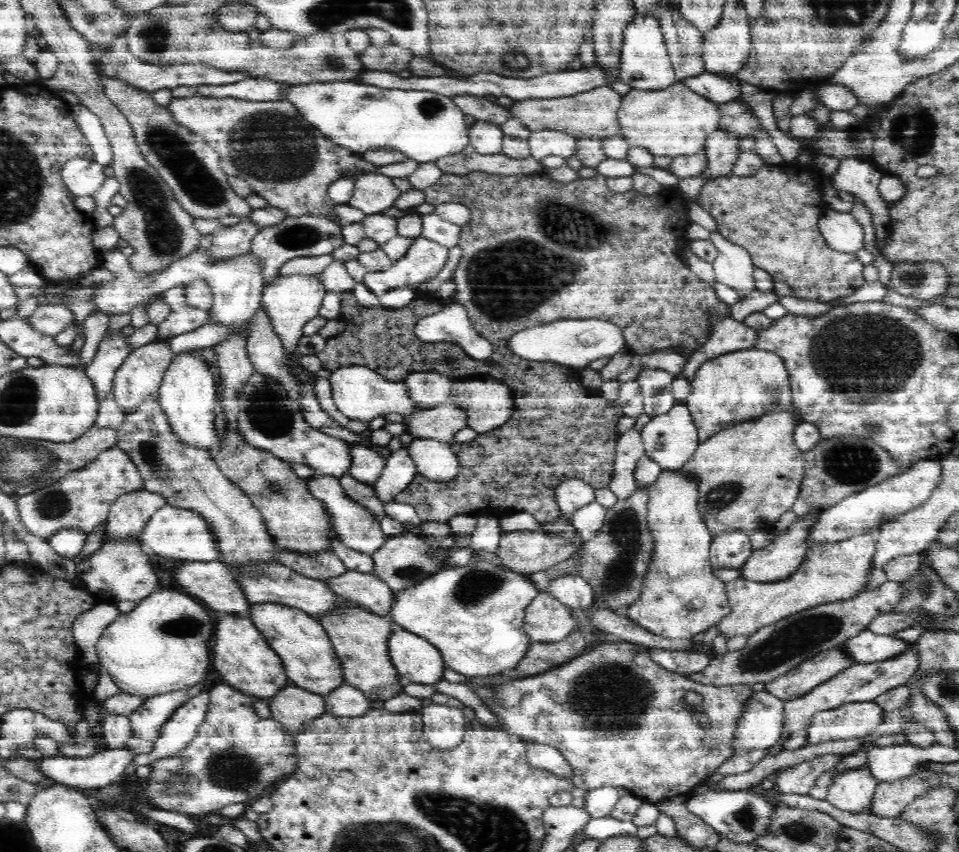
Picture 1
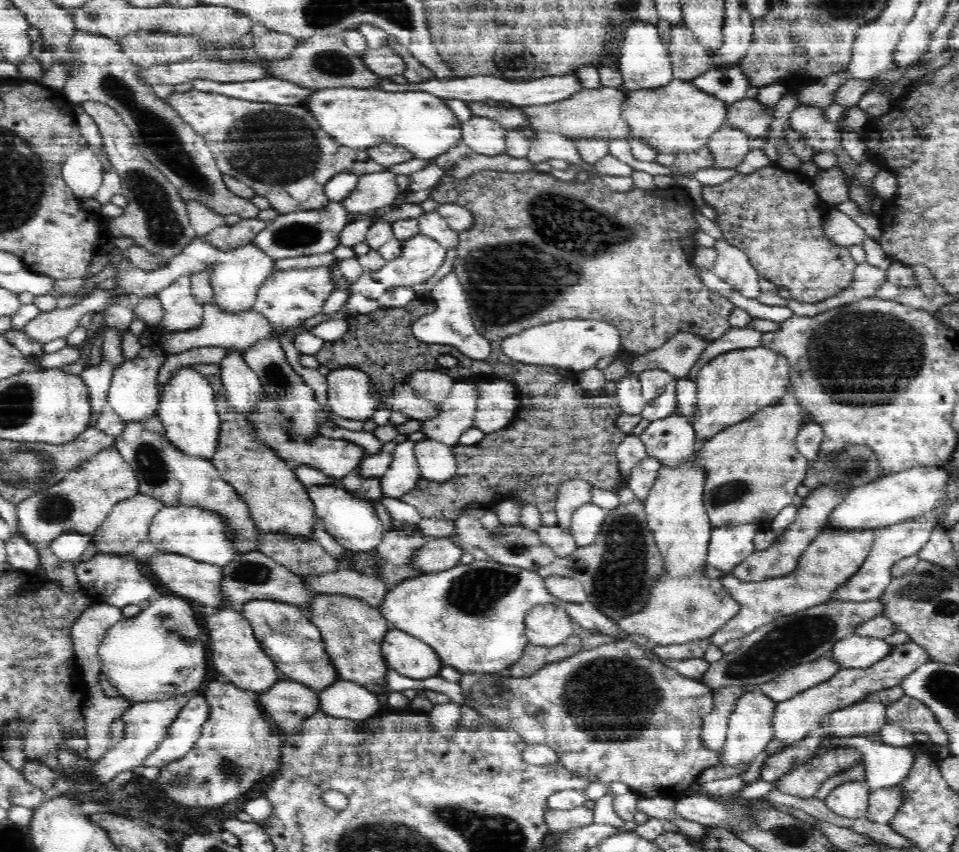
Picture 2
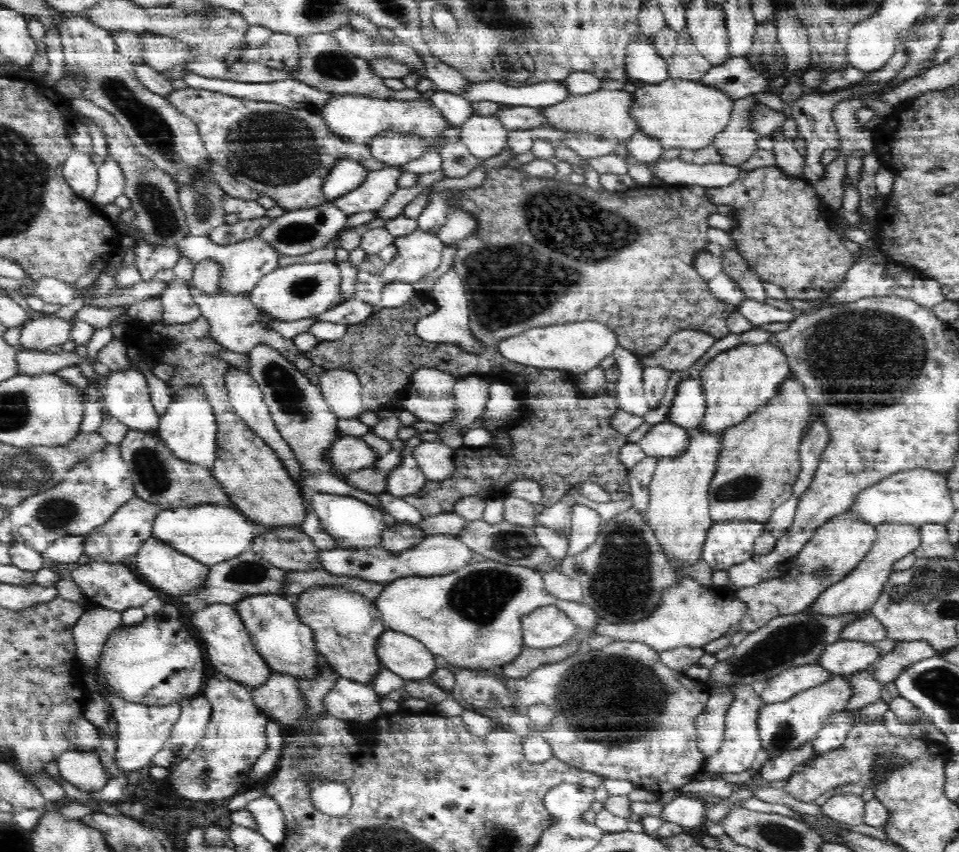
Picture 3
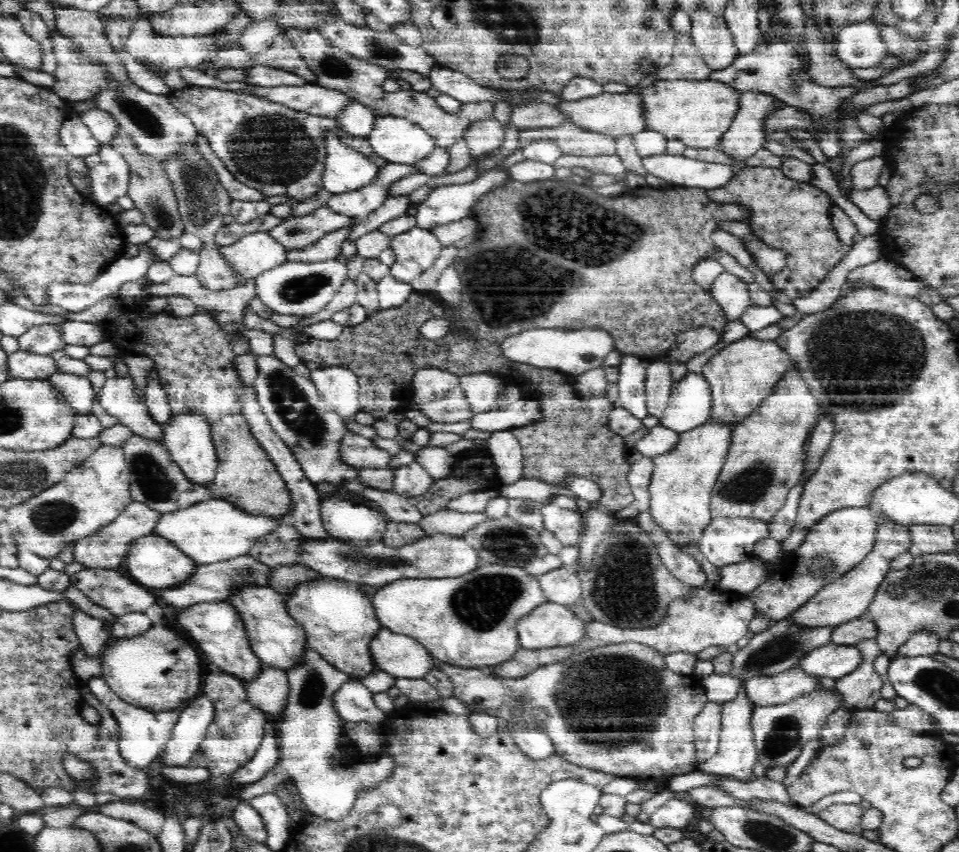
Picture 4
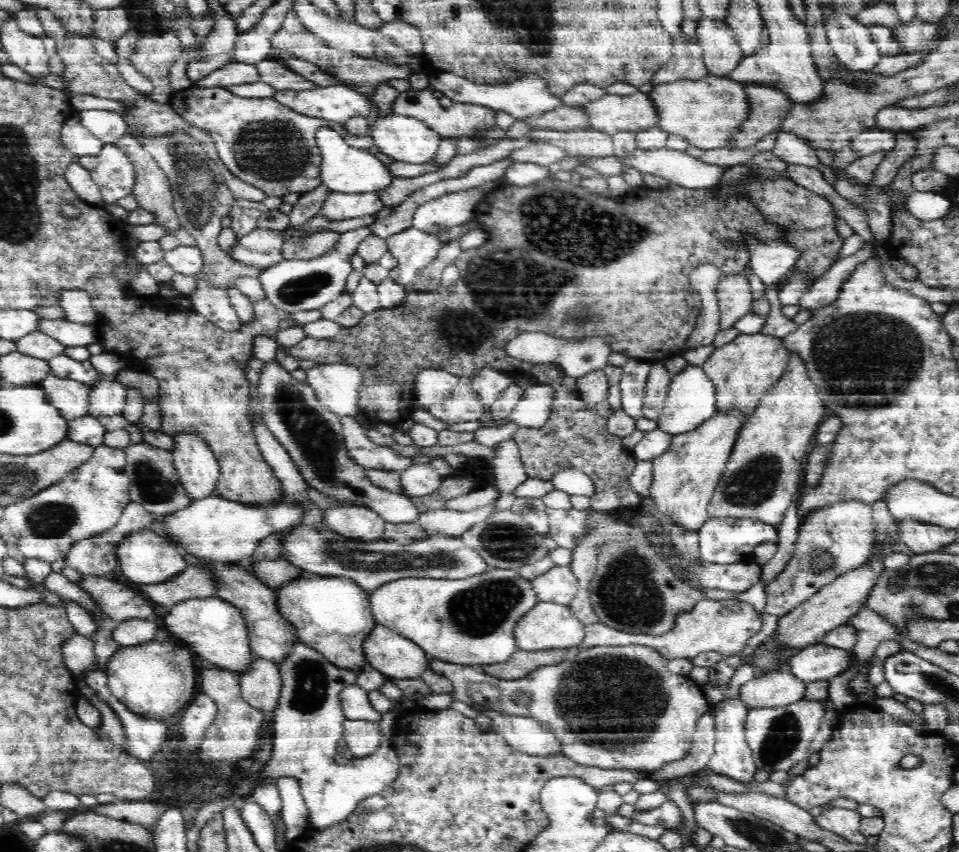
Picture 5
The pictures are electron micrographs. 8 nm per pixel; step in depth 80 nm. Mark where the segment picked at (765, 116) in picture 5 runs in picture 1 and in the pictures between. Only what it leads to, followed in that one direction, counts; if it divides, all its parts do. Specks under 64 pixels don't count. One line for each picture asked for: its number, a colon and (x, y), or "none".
1: (722, 150)
2: (728, 145)
3: (736, 143)
4: (746, 135)

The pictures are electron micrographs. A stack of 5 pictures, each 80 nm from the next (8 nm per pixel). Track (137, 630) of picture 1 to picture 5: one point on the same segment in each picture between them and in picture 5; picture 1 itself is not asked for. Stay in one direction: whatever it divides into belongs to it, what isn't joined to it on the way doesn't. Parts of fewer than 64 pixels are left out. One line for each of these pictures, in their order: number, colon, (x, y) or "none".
2: (157, 654)
3: (160, 661)
4: (158, 670)
5: (154, 680)

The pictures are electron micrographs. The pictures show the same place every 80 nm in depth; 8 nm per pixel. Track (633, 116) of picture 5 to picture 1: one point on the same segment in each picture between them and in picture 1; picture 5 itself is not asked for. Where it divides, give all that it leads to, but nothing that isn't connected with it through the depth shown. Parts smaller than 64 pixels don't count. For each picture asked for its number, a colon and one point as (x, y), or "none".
1: (593, 113)
2: (596, 113)
3: (605, 113)
4: (614, 114)

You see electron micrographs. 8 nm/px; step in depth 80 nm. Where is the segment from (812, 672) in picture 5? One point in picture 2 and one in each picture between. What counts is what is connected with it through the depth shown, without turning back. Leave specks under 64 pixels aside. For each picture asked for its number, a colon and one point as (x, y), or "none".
2: (857, 652)
3: (845, 657)
4: (834, 661)

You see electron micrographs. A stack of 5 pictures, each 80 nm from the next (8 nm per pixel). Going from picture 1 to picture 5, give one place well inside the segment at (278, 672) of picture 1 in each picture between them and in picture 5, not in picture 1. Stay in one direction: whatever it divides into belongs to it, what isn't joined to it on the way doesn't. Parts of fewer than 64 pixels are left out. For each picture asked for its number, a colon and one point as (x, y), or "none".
2: (238, 656)
3: (229, 648)
4: (217, 628)
5: (216, 631)

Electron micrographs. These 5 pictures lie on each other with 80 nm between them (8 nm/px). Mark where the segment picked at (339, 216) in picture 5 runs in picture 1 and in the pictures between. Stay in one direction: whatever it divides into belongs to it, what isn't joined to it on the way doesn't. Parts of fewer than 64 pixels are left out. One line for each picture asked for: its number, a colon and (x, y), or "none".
1: (374, 193)
2: (377, 190)
3: (380, 184)
4: (360, 203)

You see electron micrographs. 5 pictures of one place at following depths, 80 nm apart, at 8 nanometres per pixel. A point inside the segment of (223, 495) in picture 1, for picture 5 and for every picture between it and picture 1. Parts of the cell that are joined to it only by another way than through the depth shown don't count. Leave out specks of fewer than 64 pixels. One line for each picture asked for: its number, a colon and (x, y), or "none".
2: (178, 479)
3: (160, 477)
4: (156, 479)
5: (155, 484)

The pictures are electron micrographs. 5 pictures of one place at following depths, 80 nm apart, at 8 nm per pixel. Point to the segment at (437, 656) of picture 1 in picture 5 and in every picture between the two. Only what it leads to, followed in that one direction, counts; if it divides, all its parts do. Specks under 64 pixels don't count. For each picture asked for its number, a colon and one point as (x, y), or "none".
2: (408, 655)
3: (404, 655)
4: (401, 656)
5: (394, 655)

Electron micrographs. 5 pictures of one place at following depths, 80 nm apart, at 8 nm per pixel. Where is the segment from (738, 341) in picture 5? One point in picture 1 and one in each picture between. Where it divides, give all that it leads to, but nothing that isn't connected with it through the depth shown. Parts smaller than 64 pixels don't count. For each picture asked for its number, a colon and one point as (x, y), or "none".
1: (735, 387)
2: (736, 384)
3: (736, 382)
4: (741, 375)

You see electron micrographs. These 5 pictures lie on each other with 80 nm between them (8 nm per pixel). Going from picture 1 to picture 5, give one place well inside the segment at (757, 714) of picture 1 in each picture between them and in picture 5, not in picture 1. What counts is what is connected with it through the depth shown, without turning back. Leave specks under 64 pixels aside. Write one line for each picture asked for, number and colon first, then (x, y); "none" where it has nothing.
2: (751, 726)
3: (742, 741)
4: (737, 753)
5: (732, 757)

